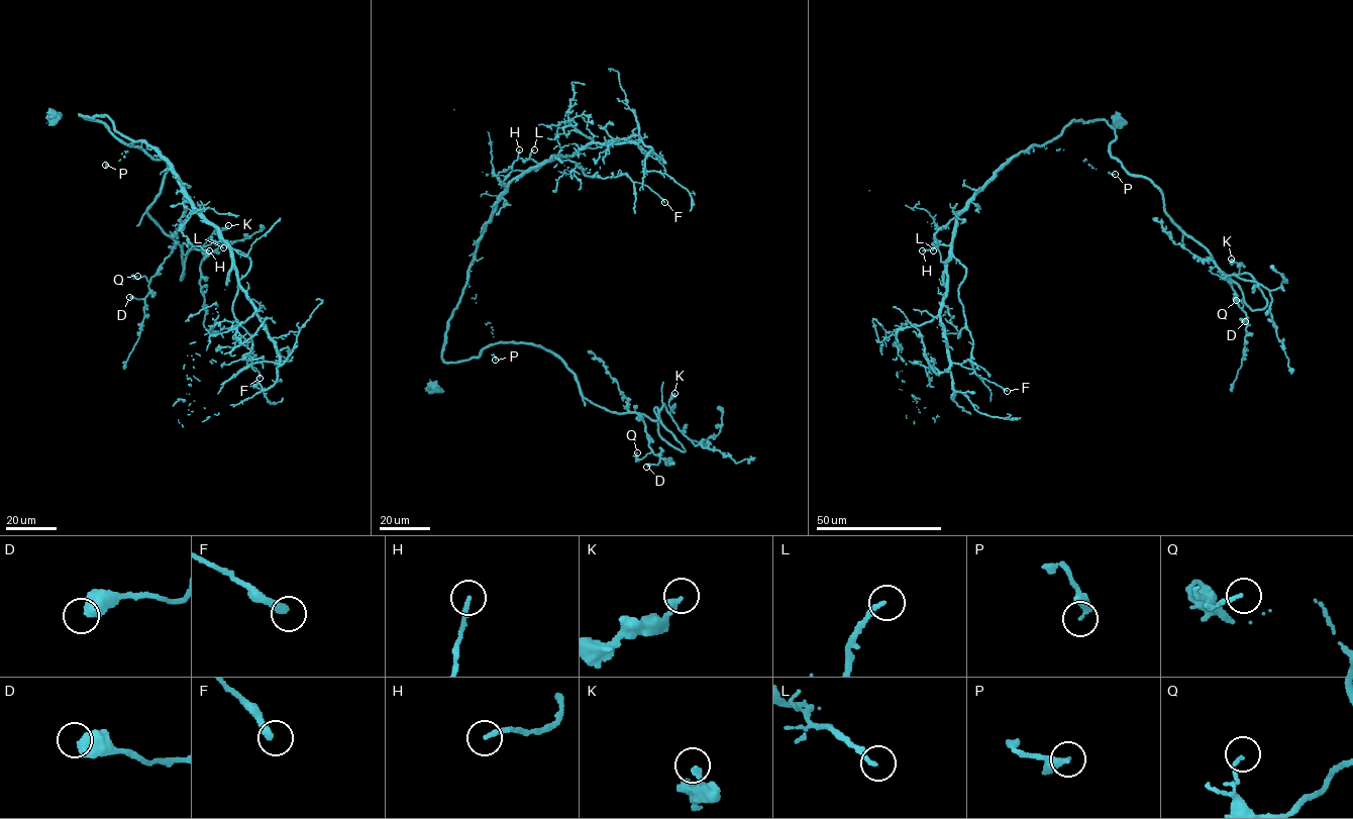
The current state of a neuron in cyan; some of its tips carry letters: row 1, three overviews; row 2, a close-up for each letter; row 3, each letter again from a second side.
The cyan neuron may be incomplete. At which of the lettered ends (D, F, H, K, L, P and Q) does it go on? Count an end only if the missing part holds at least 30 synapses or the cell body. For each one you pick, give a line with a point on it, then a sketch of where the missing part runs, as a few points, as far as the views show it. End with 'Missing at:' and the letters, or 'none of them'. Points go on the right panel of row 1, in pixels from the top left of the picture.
Missing at: none of them

